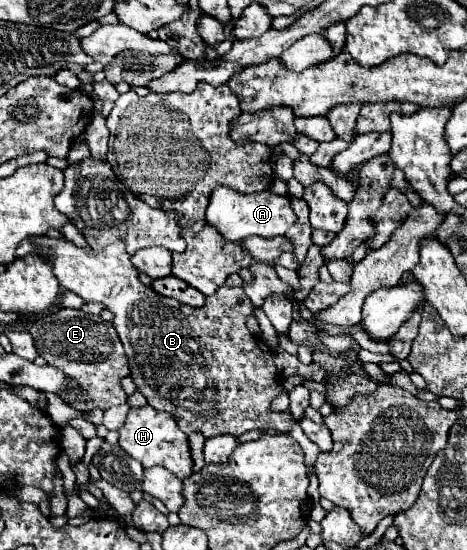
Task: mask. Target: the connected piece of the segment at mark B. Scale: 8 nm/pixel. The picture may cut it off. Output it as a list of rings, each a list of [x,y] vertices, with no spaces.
[[[46,235],[30,237],[32,245],[36,247],[38,255],[44,261],[50,261],[52,273],[58,283],[80,295],[84,301],[104,303],[106,309],[114,313],[114,325],[118,337],[126,349],[126,357],[130,363],[130,377],[136,383],[138,391],[148,399],[156,411],[168,411],[178,421],[178,427],[190,435],[192,431],[204,433],[204,437],[216,437],[224,433],[242,435],[250,429],[266,429],[266,431],[290,431],[290,423],[294,421],[292,415],[286,413],[272,413],[270,403],[280,393],[282,385],[278,383],[278,371],[274,367],[274,357],[268,353],[268,345],[256,335],[246,329],[246,317],[252,315],[254,305],[242,291],[242,277],[234,273],[216,289],[214,295],[206,299],[206,305],[194,309],[190,305],[178,303],[176,299],[164,299],[162,295],[154,293],[152,287],[146,287],[138,279],[138,271],[132,269],[130,255],[126,253],[124,243],[112,243],[102,251],[94,249],[80,249],[72,241],[66,239],[52,239]]]

